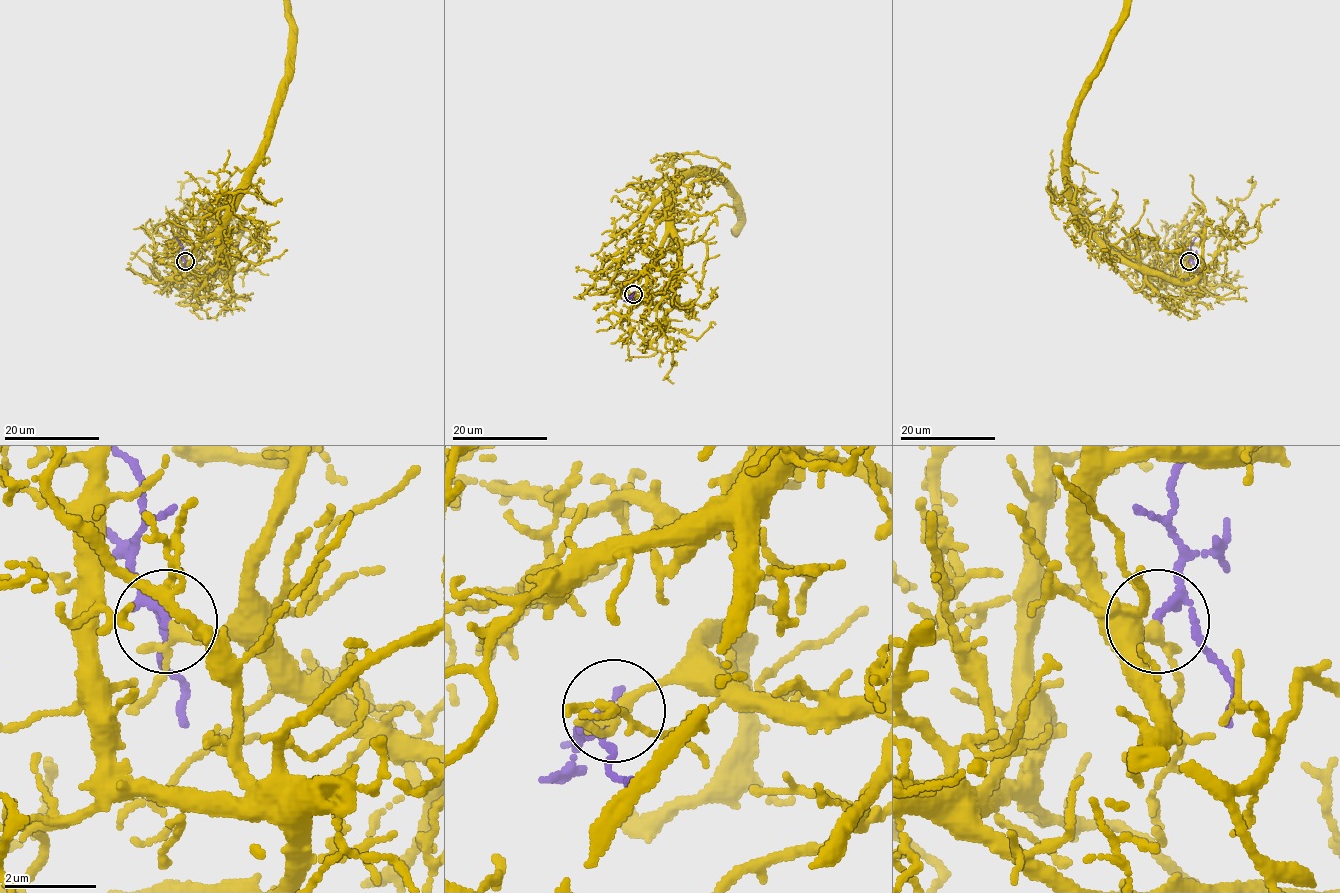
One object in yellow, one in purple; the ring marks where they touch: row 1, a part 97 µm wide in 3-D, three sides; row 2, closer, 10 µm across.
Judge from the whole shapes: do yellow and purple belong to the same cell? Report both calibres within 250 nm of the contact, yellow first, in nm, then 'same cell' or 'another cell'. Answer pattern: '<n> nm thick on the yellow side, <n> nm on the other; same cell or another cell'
190 nm thick on the yellow side, 170 nm on the other; same cell

